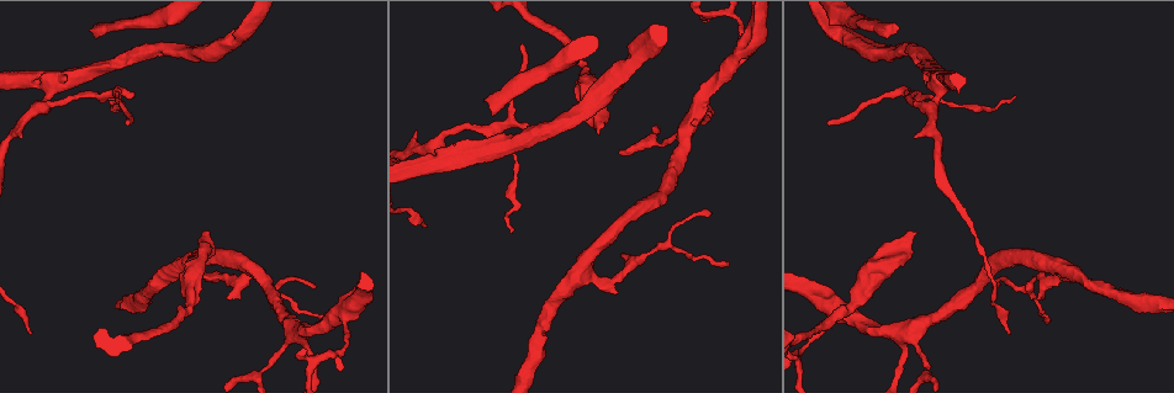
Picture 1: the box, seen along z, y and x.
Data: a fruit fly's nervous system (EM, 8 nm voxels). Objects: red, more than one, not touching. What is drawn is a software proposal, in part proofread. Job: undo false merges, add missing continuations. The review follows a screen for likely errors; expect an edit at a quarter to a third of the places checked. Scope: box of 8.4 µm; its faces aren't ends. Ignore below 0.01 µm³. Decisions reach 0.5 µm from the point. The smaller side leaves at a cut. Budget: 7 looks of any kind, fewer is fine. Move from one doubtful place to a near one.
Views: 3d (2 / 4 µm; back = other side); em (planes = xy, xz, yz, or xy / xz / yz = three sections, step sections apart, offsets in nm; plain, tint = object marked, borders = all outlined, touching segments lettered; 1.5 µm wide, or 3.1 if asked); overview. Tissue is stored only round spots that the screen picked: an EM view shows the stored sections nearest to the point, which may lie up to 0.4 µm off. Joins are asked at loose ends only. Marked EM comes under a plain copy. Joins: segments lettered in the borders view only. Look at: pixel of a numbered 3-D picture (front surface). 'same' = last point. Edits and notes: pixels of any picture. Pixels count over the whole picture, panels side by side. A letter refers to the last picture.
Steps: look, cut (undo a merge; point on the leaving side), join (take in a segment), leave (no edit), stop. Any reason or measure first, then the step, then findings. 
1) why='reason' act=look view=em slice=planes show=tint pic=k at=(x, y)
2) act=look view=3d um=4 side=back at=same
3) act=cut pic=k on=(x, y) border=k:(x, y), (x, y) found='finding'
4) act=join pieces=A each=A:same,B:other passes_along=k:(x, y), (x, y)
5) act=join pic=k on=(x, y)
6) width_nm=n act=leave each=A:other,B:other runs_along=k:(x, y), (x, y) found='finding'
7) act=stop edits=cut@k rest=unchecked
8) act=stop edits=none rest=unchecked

why='an open end' act=look view=em slice=yz step=8 show=borders pic=1 at=(915, 232)

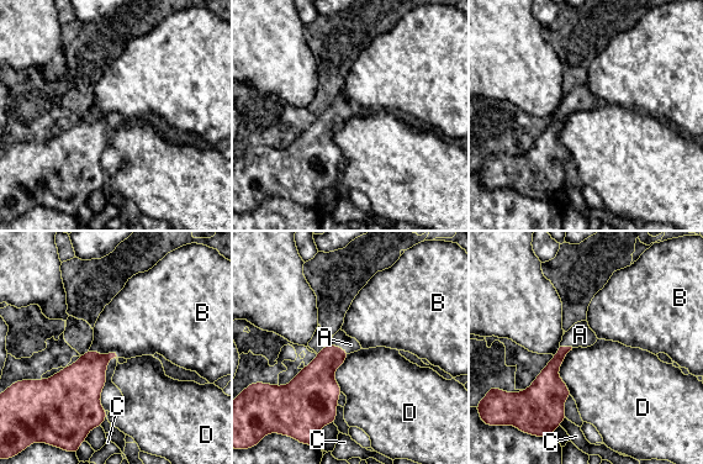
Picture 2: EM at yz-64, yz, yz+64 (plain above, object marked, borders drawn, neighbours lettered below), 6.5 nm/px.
act=join pieces=A each=A:same,B:other,C:other,D:other found='the neuron continues'

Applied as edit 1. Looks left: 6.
why='end of a long branch' act=look view=3d um=4 pic=1 at=(96, 27)

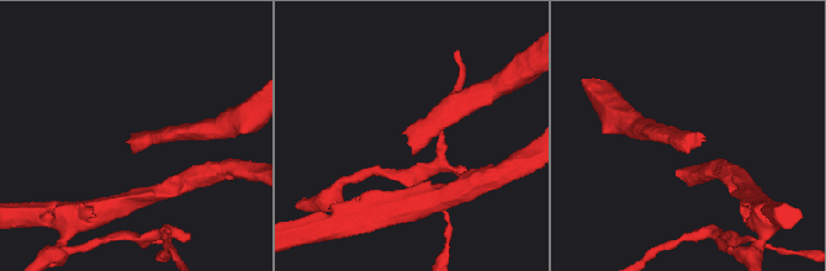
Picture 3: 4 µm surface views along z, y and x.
act=look view=em slice=xz step=8 show=tint pic=3 at=(139, 140)

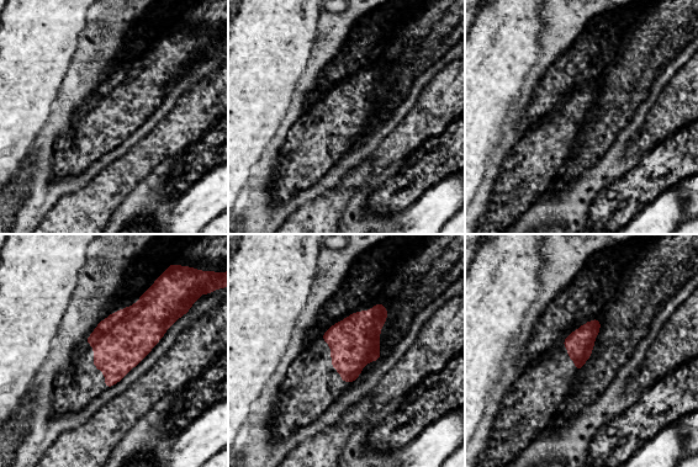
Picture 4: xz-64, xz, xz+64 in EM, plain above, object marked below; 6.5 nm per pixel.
why='cut it another way' act=look view=em slice=yz step=8 show=borders at=same

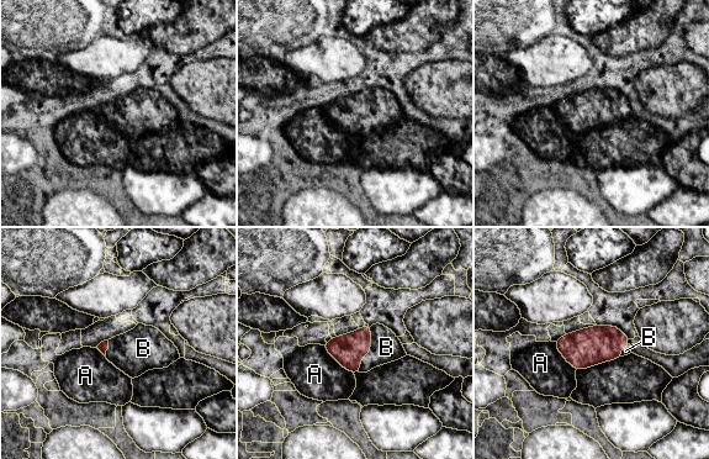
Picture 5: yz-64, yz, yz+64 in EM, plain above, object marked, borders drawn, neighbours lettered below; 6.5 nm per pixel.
width_nm=220 act=join pieces=B each=A:other,B:same passes_along=5:(348, 349), (370, 349), (386, 347) found='it goes on there'

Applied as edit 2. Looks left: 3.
act=look view=overview

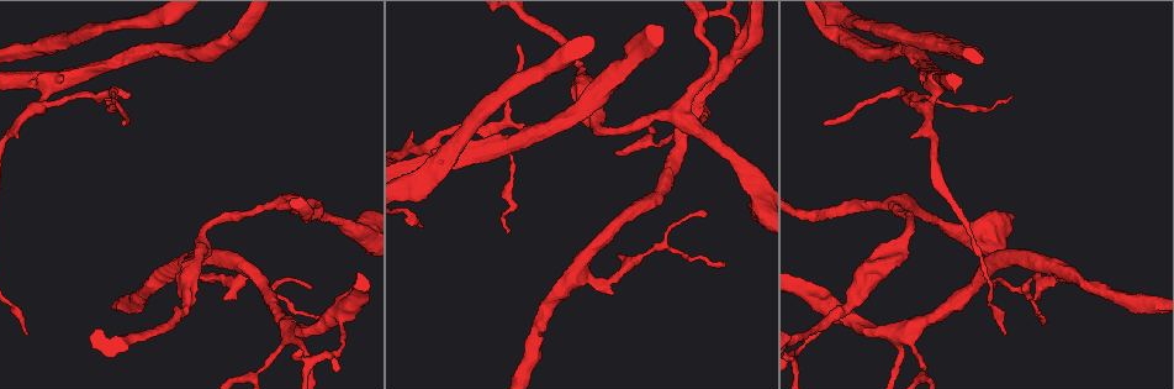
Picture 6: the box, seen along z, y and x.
why='an open end' act=look view=em slice=planes show=borders pic=6 at=(1041, 322)

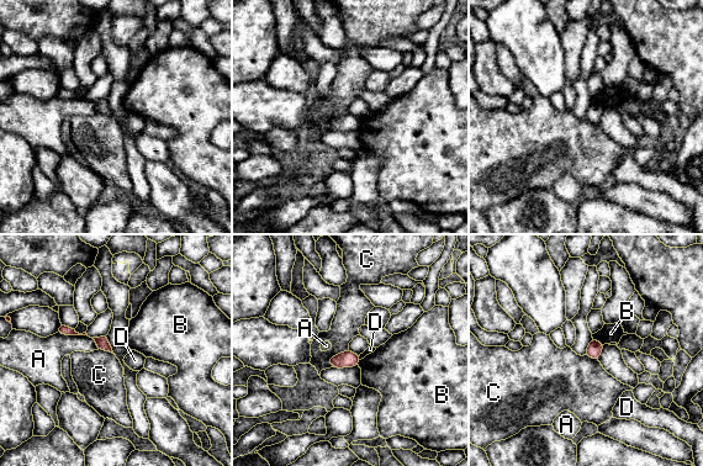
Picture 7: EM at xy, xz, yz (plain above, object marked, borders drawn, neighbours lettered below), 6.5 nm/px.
act=leave each=A:other,B:other,C:other,D:other border=7:(348, 349), (332, 355), (328, 364) found='no lettered segment goes on from it'

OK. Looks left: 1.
act=stop edits=join@2,join@5 rest=unchecked

